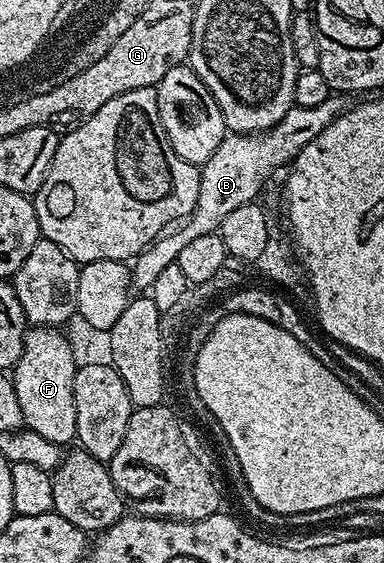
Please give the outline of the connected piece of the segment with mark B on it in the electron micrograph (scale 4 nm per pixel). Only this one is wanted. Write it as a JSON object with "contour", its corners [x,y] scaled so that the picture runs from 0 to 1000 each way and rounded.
{"contour":[[[865,165],[854,176],[836,179],[836,187],[758,190],[753,201],[742,201],[742,208],[732,208],[732,215],[721,215],[698,233],[672,233],[667,240],[583,240],[576,258],[555,265],[555,279],[523,293],[513,364],[497,380],[401,425],[339,469],[344,512],[362,520],[380,519],[430,480],[430,471],[464,462],[471,442],[482,442],[492,428],[563,416],[607,371],[667,359],[677,352],[674,337],[693,329],[695,316],[724,297],[745,298],[773,279],[773,272],[784,272],[784,265],[794,265],[794,258],[805,258],[805,250],[815,250],[836,229],[846,229],[846,222],[865,218],[891,197],[904,195],[904,176],[901,167]]]}

